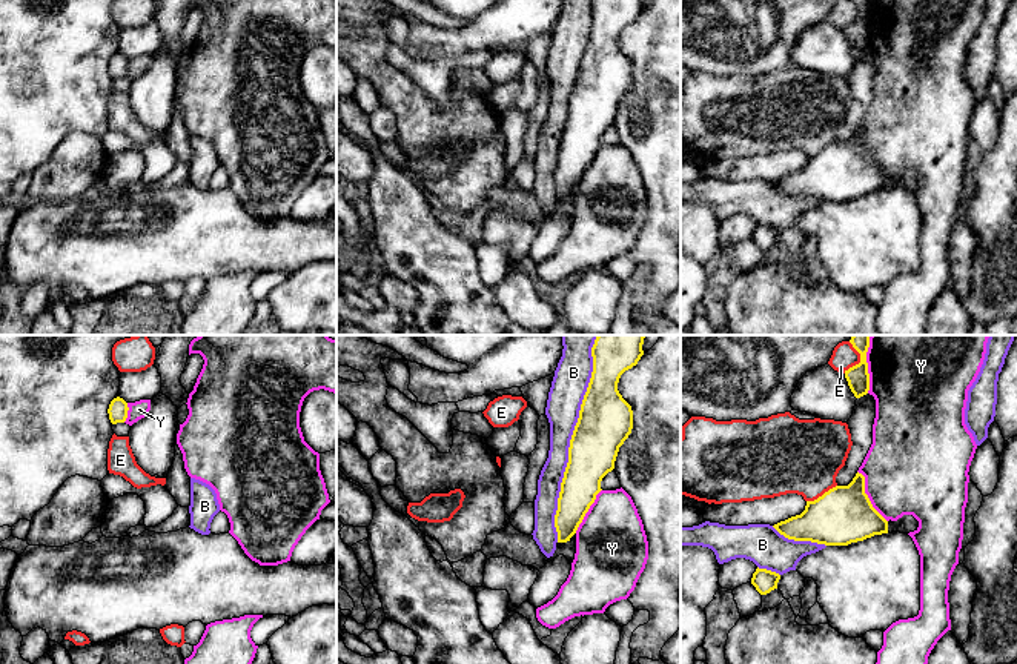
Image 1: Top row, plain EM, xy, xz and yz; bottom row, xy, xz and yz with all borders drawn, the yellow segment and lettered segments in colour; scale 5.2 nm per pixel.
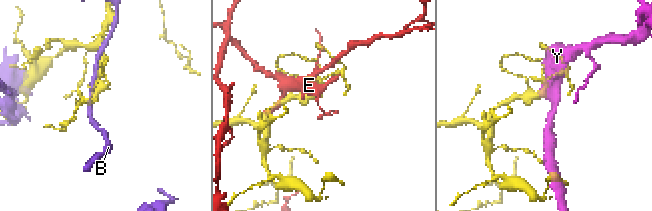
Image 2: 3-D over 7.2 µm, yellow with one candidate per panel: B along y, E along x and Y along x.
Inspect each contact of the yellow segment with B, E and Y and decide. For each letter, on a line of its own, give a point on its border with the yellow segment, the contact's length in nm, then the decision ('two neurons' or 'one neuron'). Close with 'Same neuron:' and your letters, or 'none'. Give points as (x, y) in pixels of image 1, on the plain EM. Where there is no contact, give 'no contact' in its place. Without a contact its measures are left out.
B: meets yellow in xz at (570, 99); contact 1050 nm long; two neurons
E: meets yellow in yz at (822, 151); contact 180 nm long; two neurons
Y: meets yellow in yz at (867, 152); contact 320 nm long; two neurons
Same neuron: none

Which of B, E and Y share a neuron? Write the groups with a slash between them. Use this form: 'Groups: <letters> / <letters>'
Groups: B / E / Y

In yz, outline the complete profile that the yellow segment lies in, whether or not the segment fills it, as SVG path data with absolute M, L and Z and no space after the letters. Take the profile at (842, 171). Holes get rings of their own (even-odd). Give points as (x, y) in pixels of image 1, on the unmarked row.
M856 129L848 141L836 141L814 157L807 157L800 171L773 181L780 191L794 197L825 201L848 201L882 189L909 189L919 177L903 171L886 177L865 149L865 132Z

